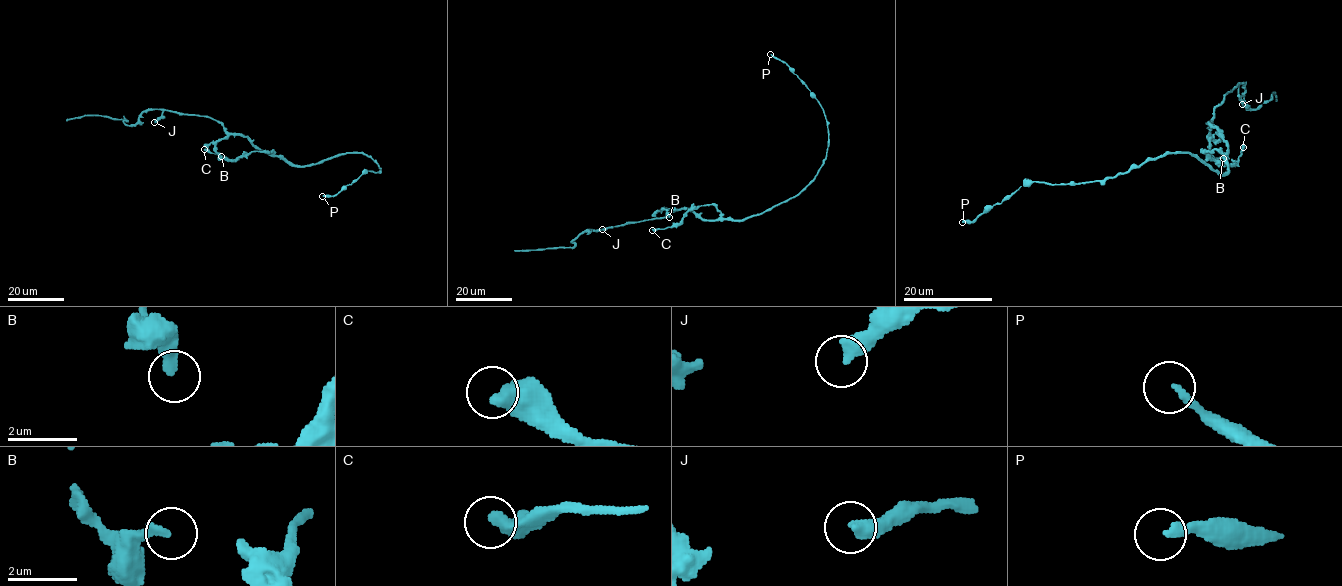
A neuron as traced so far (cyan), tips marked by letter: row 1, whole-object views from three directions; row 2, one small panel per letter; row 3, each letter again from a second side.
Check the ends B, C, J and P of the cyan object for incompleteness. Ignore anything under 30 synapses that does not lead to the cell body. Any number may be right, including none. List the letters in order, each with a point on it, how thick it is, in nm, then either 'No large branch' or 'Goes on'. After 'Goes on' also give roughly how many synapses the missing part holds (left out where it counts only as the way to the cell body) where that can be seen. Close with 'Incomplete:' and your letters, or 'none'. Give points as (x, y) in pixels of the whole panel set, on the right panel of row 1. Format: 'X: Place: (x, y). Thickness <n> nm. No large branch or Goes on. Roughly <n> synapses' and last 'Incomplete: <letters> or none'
B: Place: (1223, 158). Thickness 320 nm. No large branch
C: Place: (1243, 147). Thickness 550 nm. No large branch
J: Place: (1242, 104). Thickness 440 nm. No large branch
P: Place: (962, 222). Thickness 220 nm. No large branch
Incomplete: none

